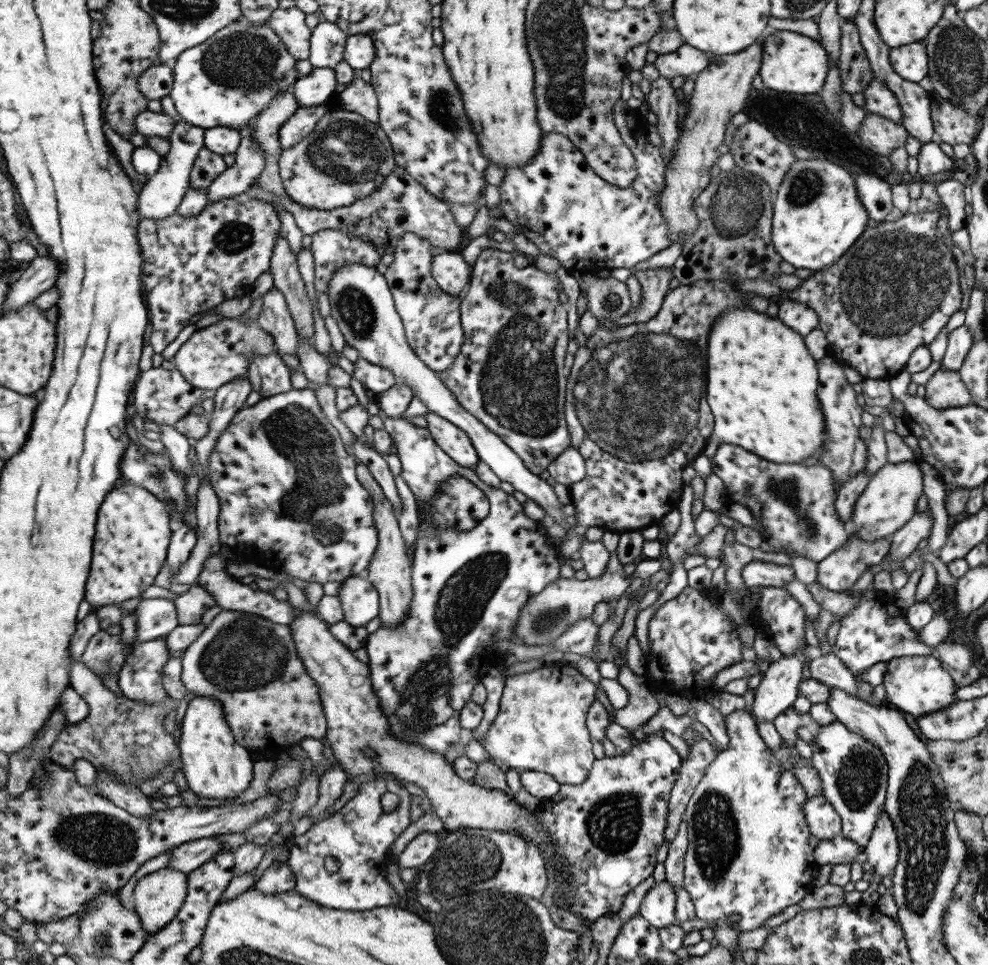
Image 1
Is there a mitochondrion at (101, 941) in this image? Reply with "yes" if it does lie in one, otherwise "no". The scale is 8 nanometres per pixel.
yes

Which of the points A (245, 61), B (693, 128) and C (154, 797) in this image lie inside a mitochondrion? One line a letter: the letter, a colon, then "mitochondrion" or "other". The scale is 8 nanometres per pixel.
A: mitochondrion
B: other
C: other

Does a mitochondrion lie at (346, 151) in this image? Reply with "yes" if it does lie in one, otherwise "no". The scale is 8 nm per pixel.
yes

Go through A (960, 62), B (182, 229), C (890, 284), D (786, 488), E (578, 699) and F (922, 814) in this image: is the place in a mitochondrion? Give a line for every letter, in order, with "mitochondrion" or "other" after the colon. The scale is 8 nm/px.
A: mitochondrion
B: other
C: mitochondrion
D: mitochondrion
E: other
F: mitochondrion

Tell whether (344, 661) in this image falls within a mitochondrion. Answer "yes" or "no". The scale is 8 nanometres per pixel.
no

